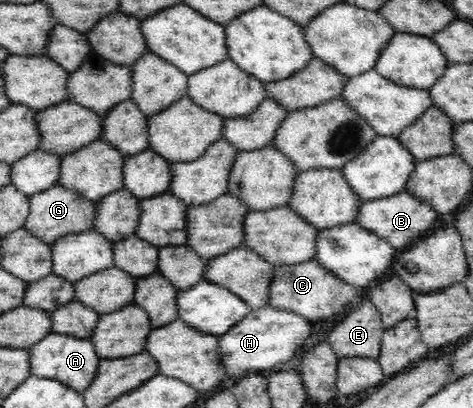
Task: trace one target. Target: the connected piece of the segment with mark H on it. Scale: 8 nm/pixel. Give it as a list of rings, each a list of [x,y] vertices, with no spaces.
[[[269,306],[260,309],[251,309],[228,333],[218,336],[218,353],[221,359],[222,368],[228,372],[231,378],[243,378],[249,373],[261,374],[266,376],[275,370],[277,364],[289,362],[297,354],[297,349],[303,349],[303,343],[313,332],[313,321],[303,318],[300,314],[279,310]]]

